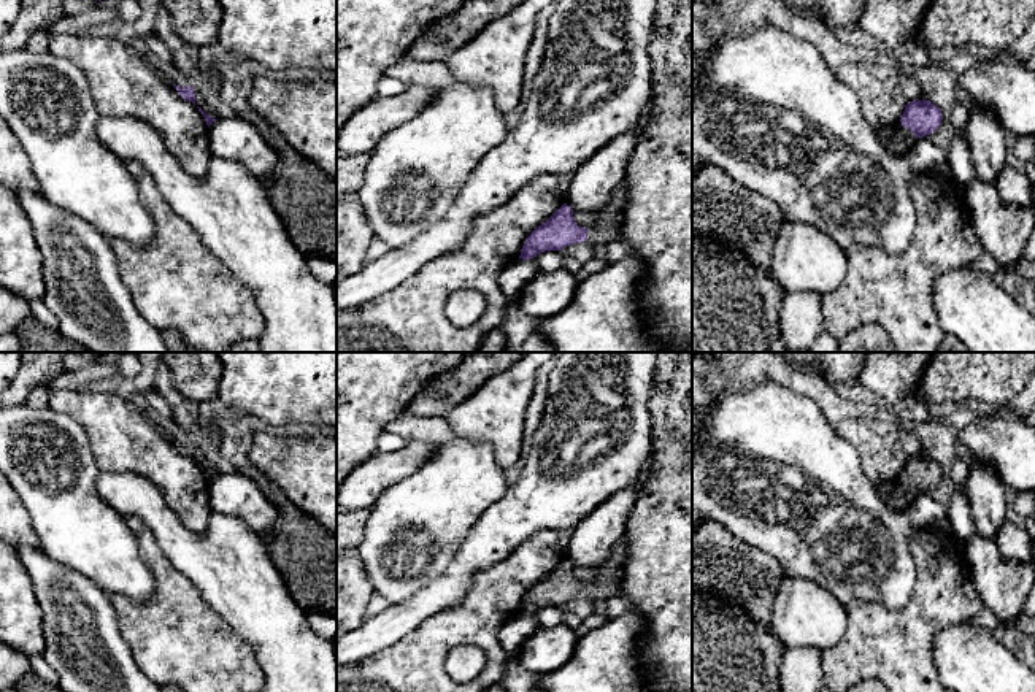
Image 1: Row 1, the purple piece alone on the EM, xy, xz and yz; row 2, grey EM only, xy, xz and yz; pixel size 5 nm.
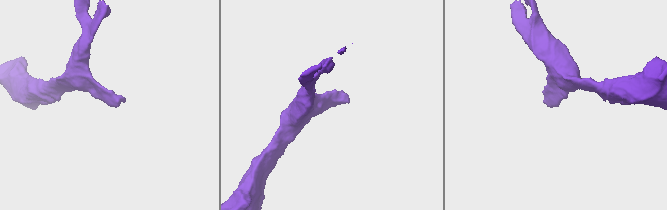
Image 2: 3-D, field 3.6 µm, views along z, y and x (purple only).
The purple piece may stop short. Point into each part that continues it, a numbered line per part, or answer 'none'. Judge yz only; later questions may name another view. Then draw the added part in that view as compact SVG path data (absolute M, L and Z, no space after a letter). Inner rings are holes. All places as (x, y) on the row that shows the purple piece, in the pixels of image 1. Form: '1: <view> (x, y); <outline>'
none

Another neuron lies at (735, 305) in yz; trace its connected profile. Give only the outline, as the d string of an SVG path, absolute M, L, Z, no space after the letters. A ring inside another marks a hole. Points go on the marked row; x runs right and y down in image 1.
M692 238L692 352L787 352L779 336L778 309L786 292L778 286L770 271L756 268L748 257L713 238Z

